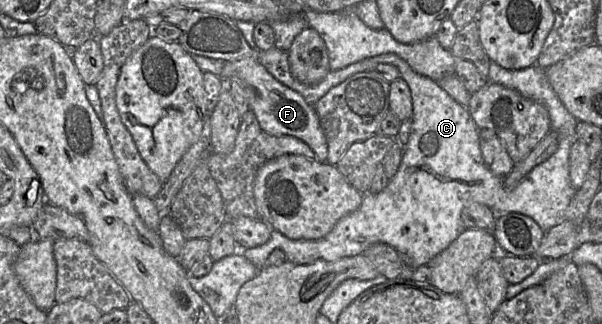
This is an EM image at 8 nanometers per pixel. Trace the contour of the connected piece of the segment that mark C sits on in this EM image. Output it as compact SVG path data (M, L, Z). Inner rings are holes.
M275 46L269 50L259 51L258 61L275 79L288 88L298 92L313 107L332 87L340 84L353 74L363 71L373 71L380 63L391 64L399 70L401 78L406 81L410 88L413 116L411 118L412 133L408 144L403 147L400 169L382 192L378 194L364 194L359 209L340 219L333 230L319 240L291 240L274 230L267 243L254 248L242 249L243 256L255 265L257 269L262 269L267 266L268 258L274 249L282 250L286 255L287 261L291 263L311 265L317 260L332 262L342 258L361 255L368 247L376 243L388 244L398 252L409 255L412 259L412 264L406 267L416 269L428 265L434 257L447 249L465 231L461 213L466 206L472 203L483 204L493 210L497 215L507 213L525 215L534 220L545 232L566 220L566 211L576 193L570 177L570 152L572 145L577 140L576 127L579 121L566 109L551 87L544 68L535 64L520 70L509 70L492 61L490 64L489 82L516 90L524 97L544 105L549 114L551 131L555 131L559 136L557 151L545 162L536 166L514 190L507 191L504 188L503 179L496 177L483 161L479 129L470 116L467 107L461 105L451 97L440 87L438 82L415 72L398 55L394 53L381 54L350 64L337 71L330 71L322 81L315 85L304 84L296 79L290 70L287 52L277 49Z

